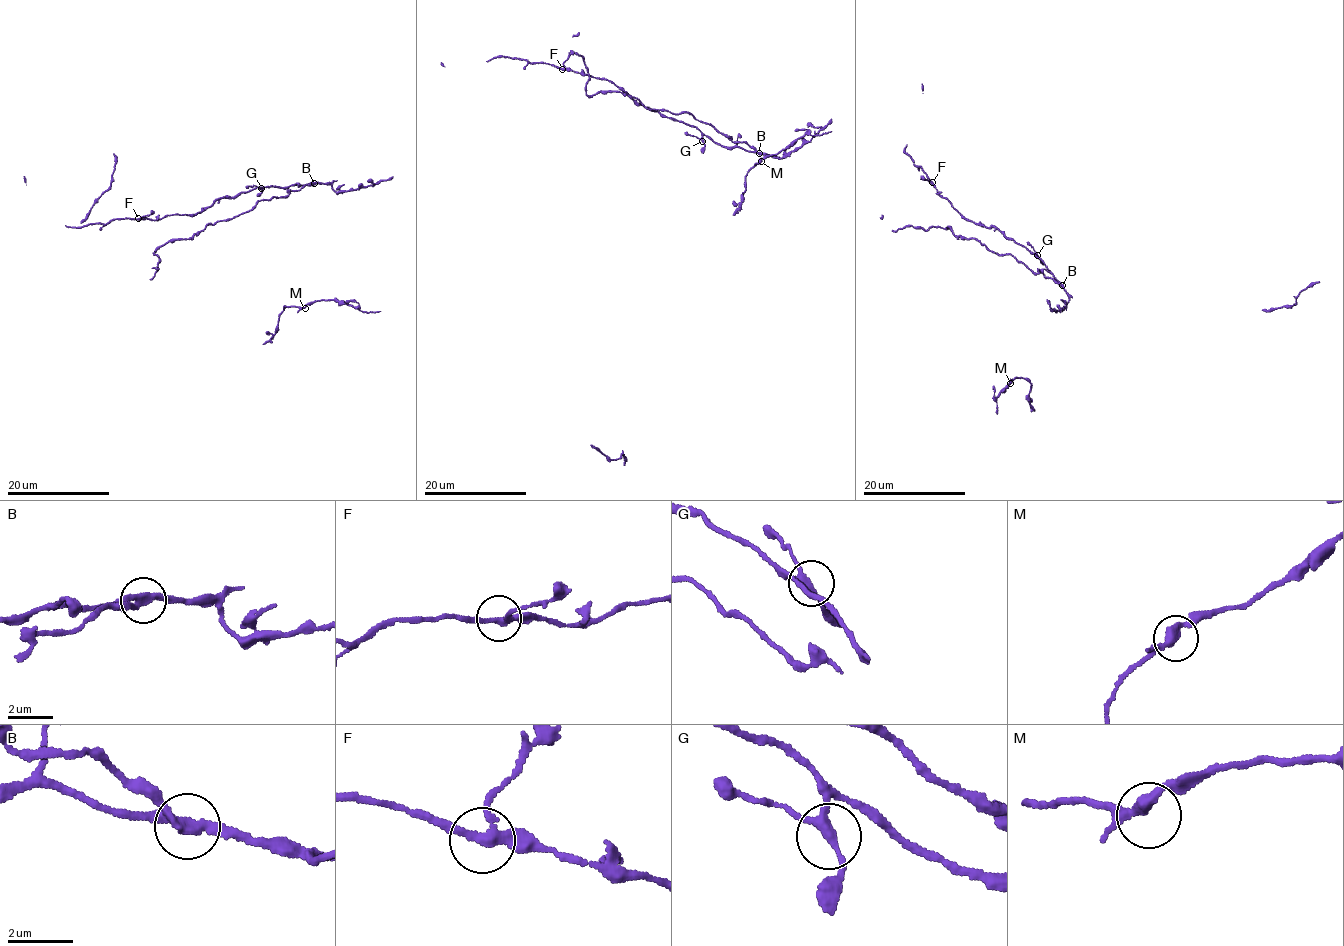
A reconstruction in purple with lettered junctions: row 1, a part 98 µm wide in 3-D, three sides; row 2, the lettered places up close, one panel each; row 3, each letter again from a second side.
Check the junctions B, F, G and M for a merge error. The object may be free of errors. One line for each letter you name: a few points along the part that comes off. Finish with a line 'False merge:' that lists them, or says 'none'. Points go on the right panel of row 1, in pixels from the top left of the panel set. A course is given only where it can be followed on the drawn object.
B: course (1062, 285), (1035, 273), (1014, 256), (998, 255), (971, 237), (954, 235), (951, 226), (892, 230)
False merge: B

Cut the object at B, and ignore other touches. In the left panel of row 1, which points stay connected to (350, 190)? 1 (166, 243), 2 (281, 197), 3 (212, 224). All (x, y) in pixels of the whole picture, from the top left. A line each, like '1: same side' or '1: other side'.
1: other side
2: other side
3: other side

